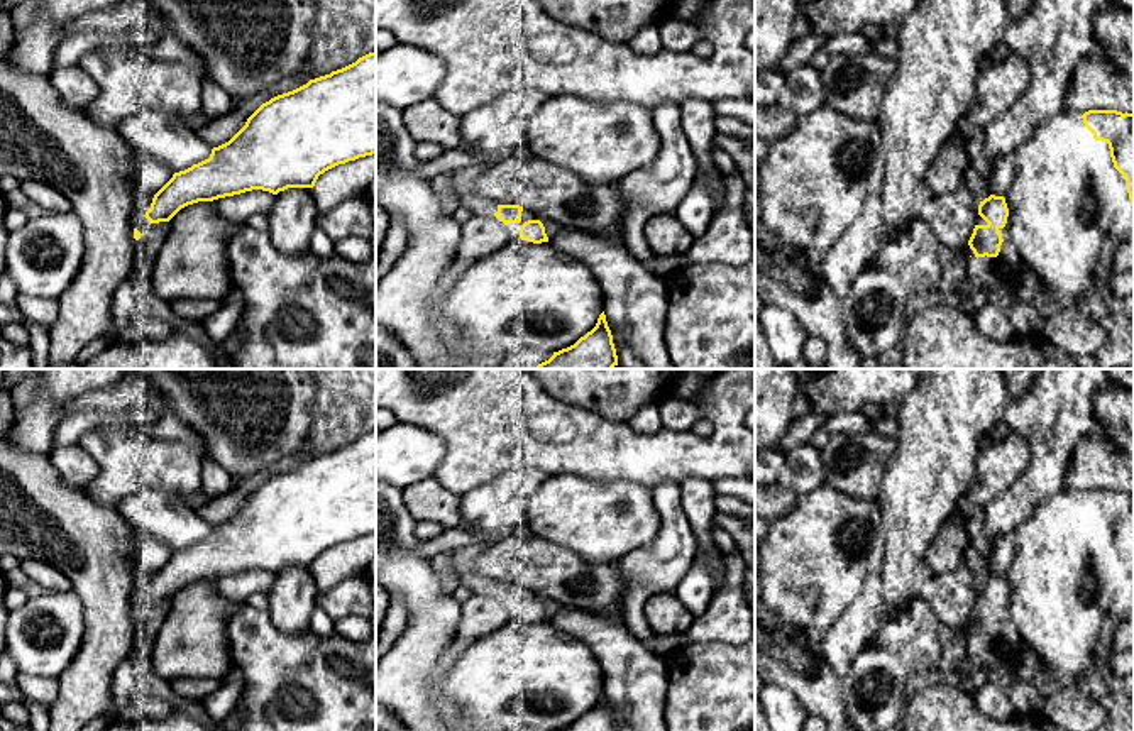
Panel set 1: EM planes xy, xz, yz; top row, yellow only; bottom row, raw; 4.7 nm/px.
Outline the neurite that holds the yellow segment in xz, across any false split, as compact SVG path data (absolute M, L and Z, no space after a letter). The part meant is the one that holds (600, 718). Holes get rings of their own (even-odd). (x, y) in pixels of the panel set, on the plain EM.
M604 690L591 711L581 716L574 724L559 731L616 731Z

